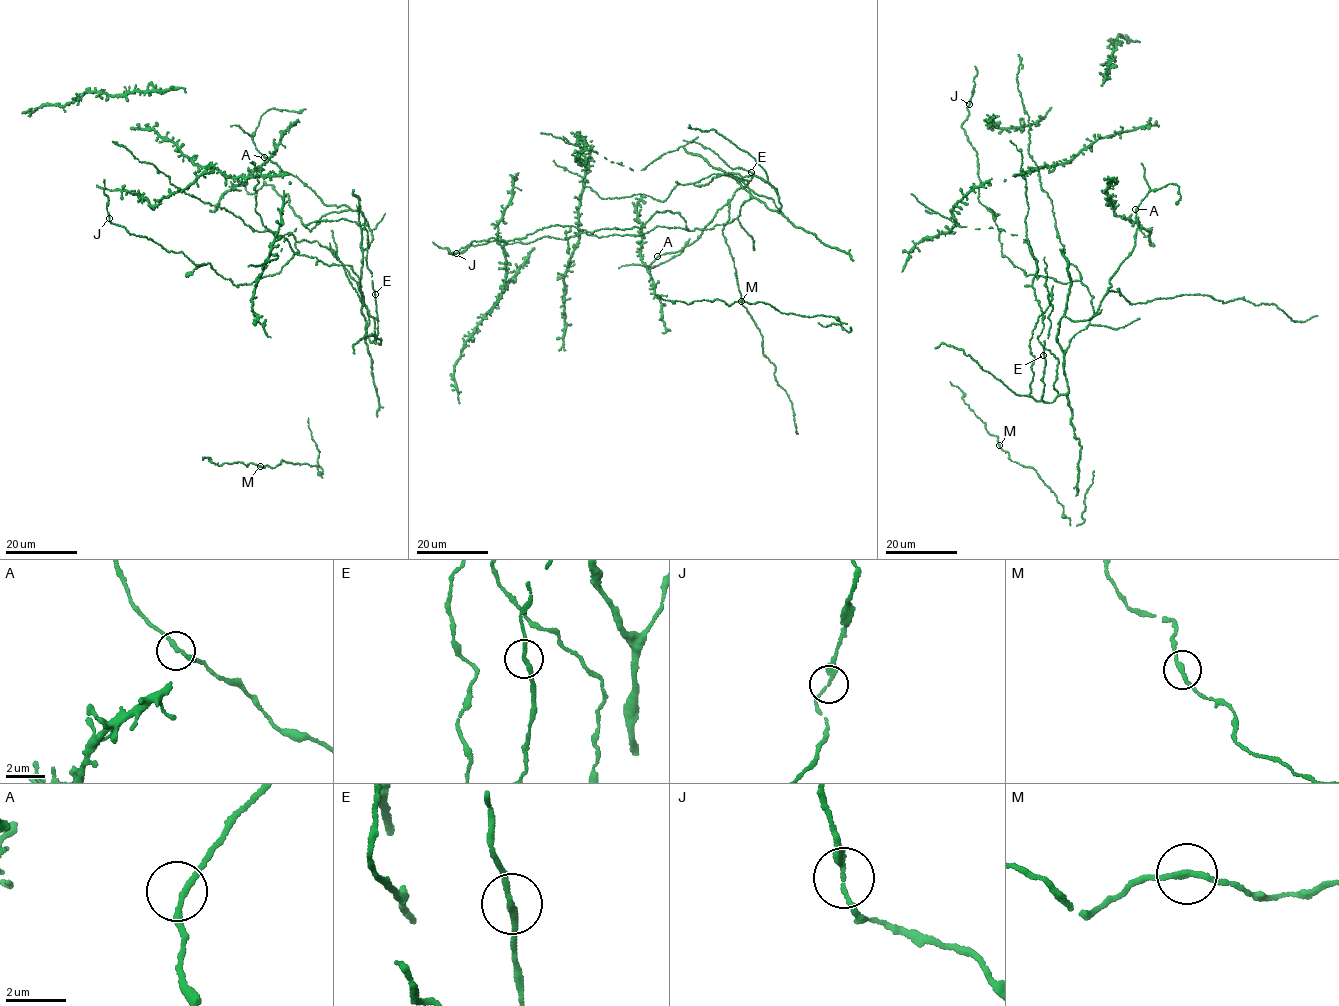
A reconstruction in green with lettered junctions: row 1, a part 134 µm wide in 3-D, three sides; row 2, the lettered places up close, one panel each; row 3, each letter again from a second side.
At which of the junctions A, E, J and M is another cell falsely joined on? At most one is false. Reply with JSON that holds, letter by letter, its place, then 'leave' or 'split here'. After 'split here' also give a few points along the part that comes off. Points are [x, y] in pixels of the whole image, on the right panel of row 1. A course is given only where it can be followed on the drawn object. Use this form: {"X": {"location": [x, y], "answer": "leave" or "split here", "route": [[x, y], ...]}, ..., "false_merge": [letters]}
{"A": {"location": [1135, 209], "answer": "leave"}, "E": {"location": [1043, 355], "answer": "leave"}, "J": {"location": [969, 104], "answer": "leave"}, "M": {"location": [999, 445], "answer": "leave"}, "false_merge": []}

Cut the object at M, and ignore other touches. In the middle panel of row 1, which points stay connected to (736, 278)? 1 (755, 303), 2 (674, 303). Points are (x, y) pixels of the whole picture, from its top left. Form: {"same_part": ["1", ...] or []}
{"same_part": ["1"]}

